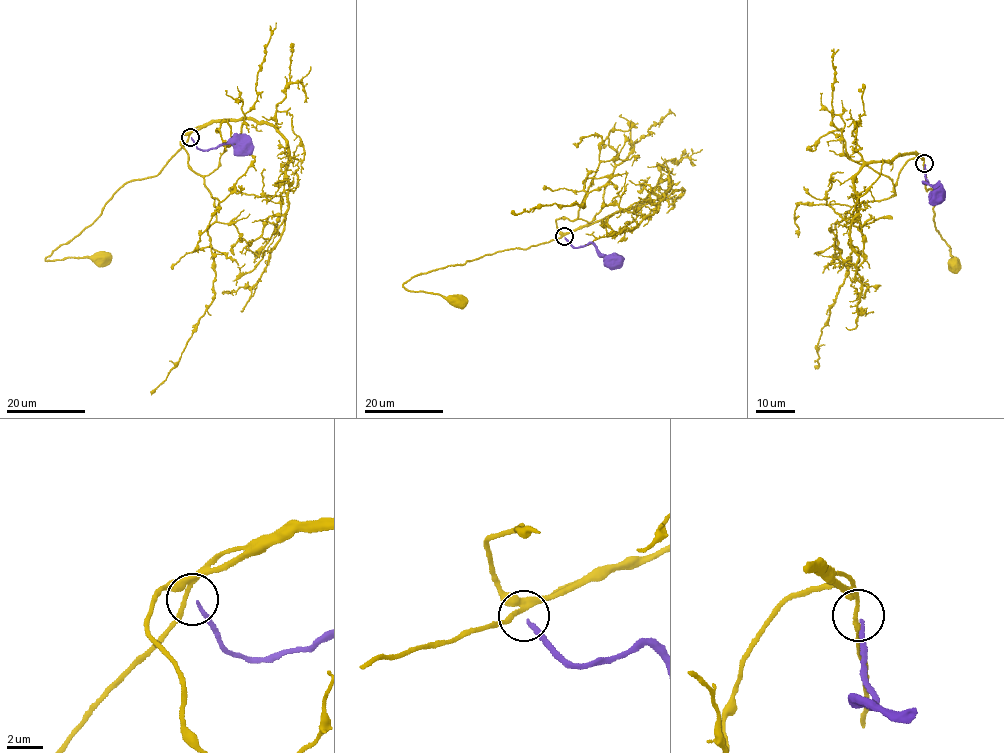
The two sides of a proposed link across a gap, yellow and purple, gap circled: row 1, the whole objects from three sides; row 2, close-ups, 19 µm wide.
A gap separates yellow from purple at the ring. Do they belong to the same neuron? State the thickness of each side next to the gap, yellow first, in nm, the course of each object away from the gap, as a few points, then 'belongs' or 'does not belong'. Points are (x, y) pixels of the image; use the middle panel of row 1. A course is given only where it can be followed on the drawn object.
220 nm thick on the yellow side, 200 nm on the other; yellow runs (562, 236), (417, 274), (404, 284), (411, 291), (455, 299); purple runs (564, 237), (573, 247), (593, 244), (608, 265), (611, 264); does not belong

